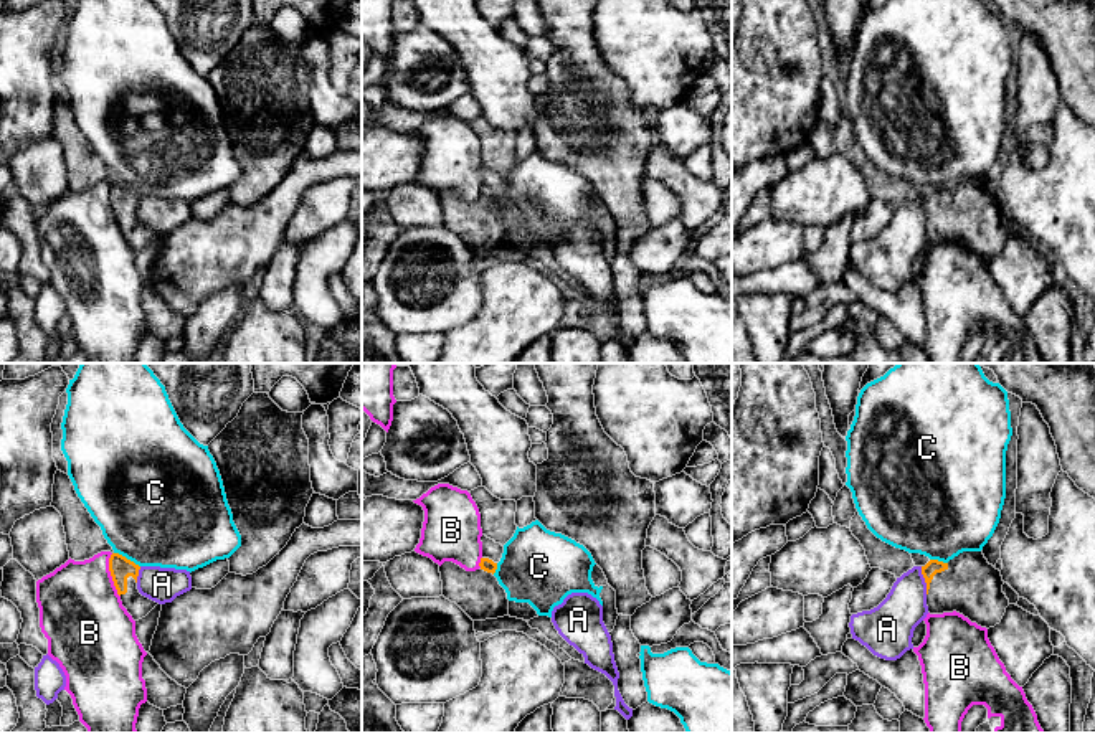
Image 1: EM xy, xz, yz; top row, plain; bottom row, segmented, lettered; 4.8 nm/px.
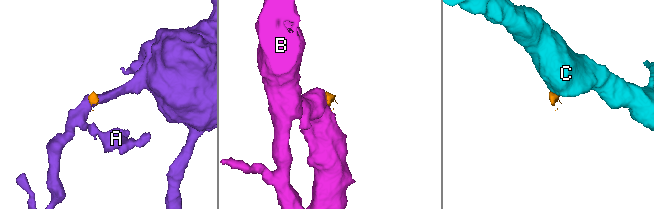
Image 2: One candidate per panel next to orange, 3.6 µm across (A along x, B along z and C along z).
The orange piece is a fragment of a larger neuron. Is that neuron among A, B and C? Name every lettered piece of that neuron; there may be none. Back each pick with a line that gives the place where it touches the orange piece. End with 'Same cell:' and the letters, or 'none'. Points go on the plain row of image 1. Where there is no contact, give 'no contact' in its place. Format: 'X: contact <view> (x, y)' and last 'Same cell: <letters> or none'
Same cell: none

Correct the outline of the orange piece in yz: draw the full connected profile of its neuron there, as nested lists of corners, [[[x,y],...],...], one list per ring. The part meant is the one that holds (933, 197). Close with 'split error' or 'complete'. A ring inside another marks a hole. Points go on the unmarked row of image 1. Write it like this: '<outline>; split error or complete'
[[[963,182],[948,193],[930,190],[922,205],[930,244],[956,241],[989,259],[1001,253],[1009,236],[1001,201],[988,193],[983,182]]]; split error

